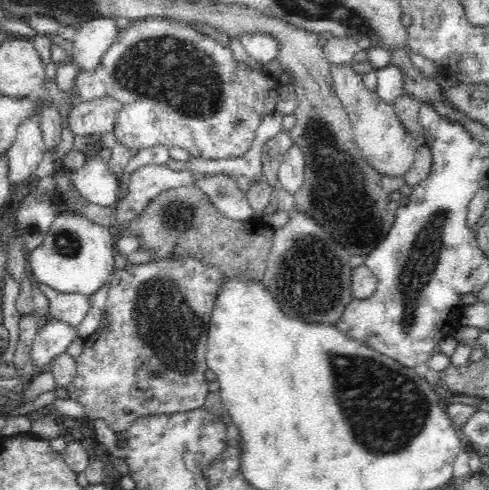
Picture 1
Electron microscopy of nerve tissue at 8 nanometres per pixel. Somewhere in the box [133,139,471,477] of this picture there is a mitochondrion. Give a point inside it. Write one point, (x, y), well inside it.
(398, 404)

